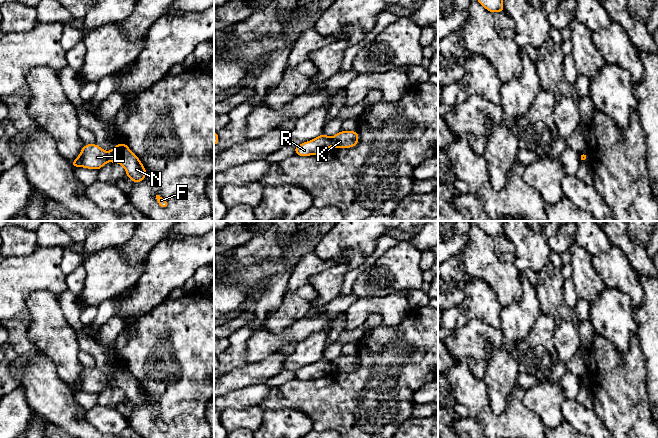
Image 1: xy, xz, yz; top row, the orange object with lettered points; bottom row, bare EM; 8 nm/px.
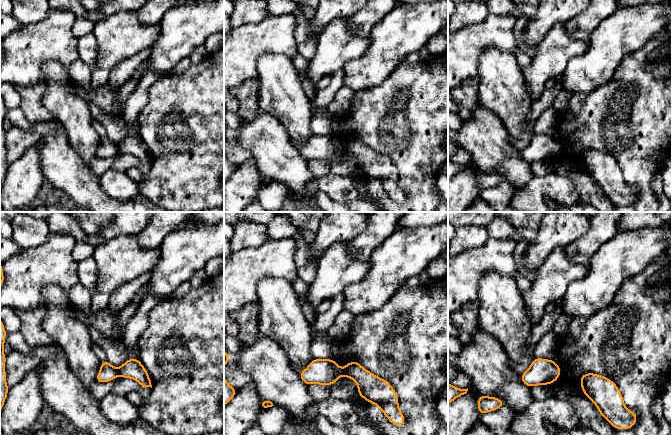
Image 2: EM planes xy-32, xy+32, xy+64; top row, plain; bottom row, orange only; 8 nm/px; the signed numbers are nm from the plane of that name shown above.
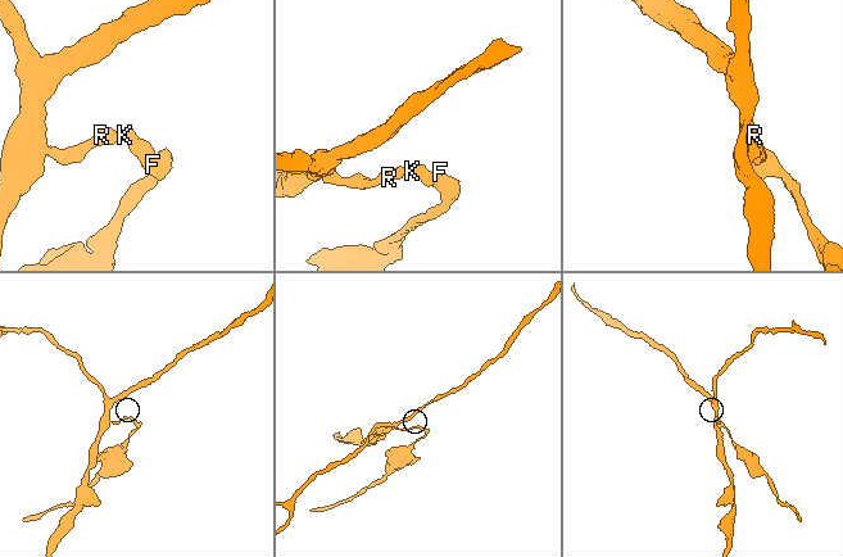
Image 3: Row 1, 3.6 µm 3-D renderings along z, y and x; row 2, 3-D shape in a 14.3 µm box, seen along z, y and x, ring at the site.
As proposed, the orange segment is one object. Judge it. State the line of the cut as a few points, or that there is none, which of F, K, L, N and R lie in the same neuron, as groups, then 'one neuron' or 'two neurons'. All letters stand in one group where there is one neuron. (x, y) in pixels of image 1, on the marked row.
cut in xy along (106, 152), (109, 160); F K N / L R; two neurons

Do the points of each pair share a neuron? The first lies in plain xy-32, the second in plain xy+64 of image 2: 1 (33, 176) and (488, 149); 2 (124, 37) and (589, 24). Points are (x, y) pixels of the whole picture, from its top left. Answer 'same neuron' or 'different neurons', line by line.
1: different neurons
2: different neurons

